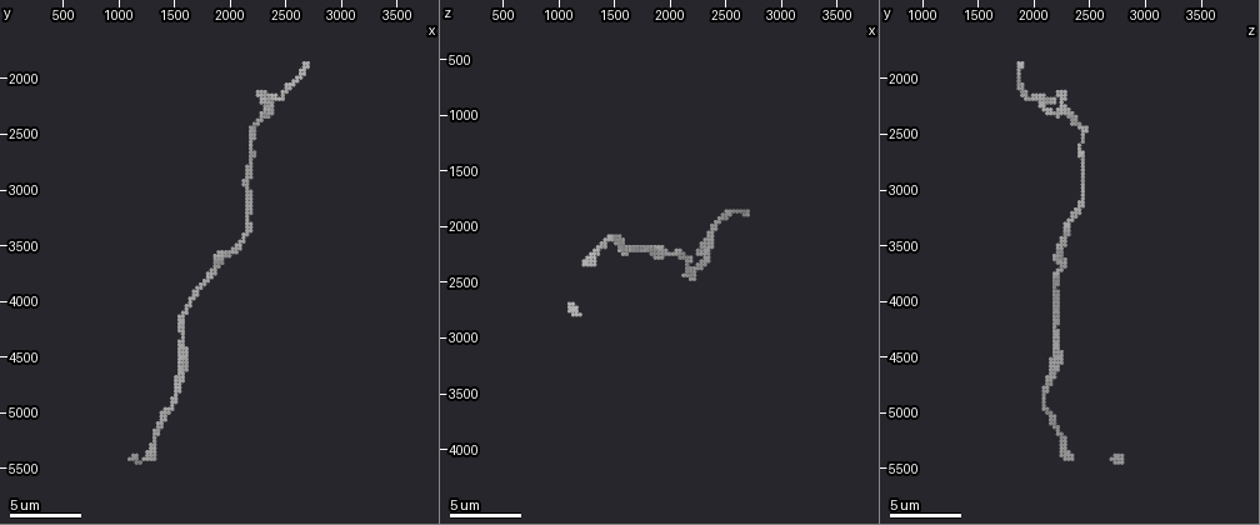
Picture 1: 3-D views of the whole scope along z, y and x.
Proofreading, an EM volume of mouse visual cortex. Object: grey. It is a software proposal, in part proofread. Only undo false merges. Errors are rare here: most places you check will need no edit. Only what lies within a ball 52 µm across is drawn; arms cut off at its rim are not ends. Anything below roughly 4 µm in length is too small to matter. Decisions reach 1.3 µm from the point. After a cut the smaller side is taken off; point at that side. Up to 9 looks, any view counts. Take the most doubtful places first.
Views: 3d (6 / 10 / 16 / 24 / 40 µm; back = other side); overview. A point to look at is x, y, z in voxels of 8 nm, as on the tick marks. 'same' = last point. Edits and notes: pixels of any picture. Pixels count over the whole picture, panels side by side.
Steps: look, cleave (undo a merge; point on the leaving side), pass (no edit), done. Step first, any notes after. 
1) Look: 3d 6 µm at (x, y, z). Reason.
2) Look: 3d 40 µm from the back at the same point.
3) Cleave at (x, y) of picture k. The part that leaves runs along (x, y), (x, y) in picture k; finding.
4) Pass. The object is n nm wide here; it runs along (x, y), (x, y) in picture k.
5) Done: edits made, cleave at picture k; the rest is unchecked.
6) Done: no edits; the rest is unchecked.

Look: 3d 10 µm at (2360, 2300, 2120). Thick turns thin.

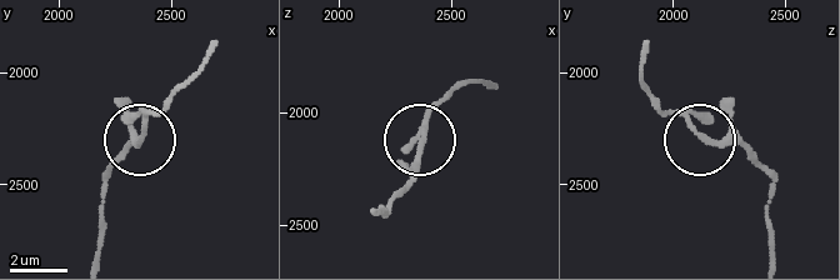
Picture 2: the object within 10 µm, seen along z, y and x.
Pass. It runs along (374, 211), (414, 176), (416, 143), (458, 85) in picture 2; all the same neuron.

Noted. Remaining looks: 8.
Look: 3d 10 µm at (1880, 3700, 2260).

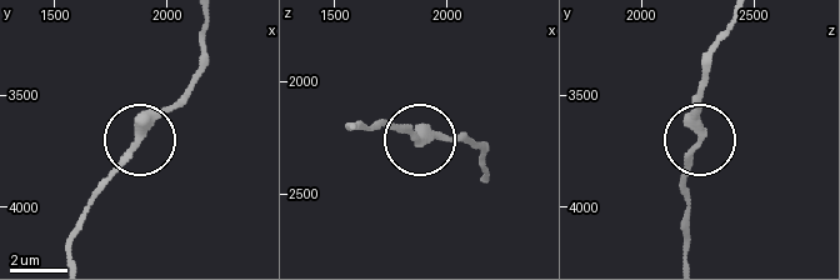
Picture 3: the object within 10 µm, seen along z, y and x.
Pass. The object is 330 nm wide here; continuous, no second neuron.

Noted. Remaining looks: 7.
Look: 3d 6 µm at (1540, 4720, 2160). Thick turns thin.

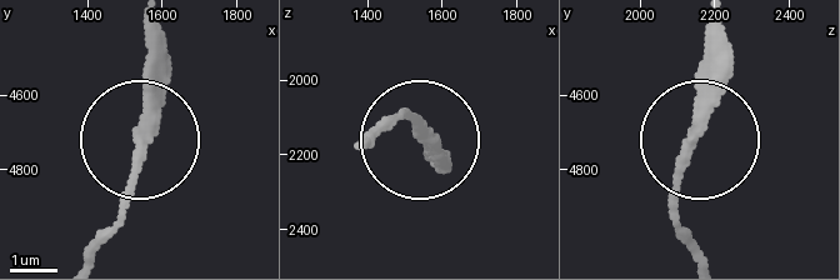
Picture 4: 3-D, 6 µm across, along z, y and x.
Look: 3d 6 µm from the back at (1550, 4710, 2150).

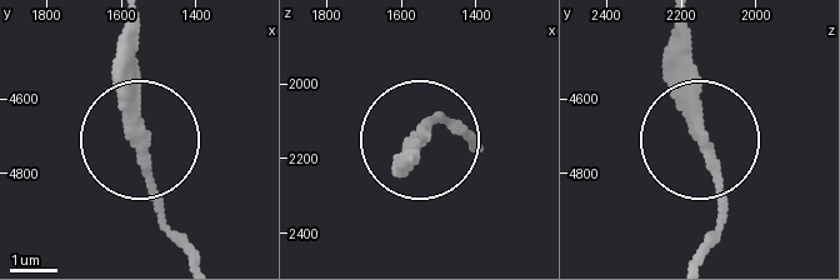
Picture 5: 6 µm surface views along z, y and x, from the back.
Pass. It runs along (686, 21), (686, 118), (721, 200), (714, 245) in picture 5; continuous, no second neuron.

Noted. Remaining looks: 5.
Look: 3d 6 µm at (2180, 2800, 2440). Thick turns thin.

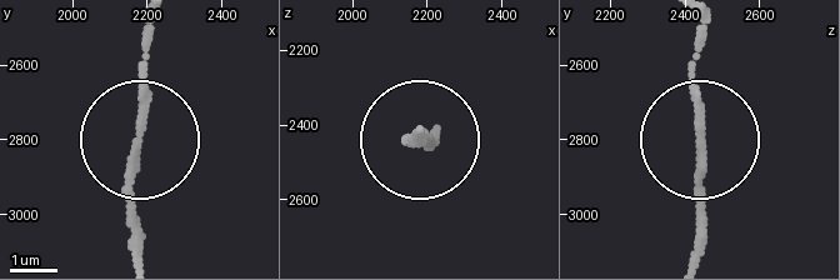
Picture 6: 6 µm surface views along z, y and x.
Look: 3d 6 µm from the back at (2170, 2790, 2450). Other side.

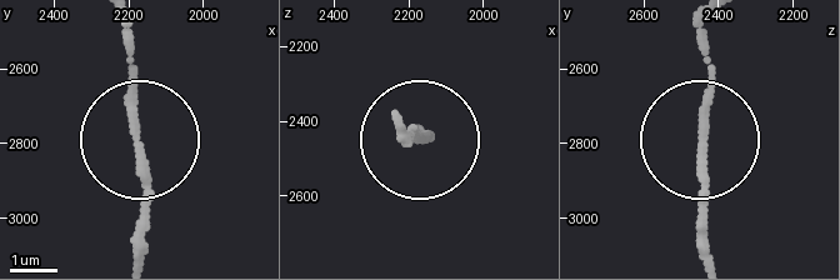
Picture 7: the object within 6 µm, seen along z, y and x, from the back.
Pass. It runs along (706, 249), (703, 21) in picture 7; all the same neuron.

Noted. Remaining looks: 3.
Done: no edits; the rest is unchecked.

